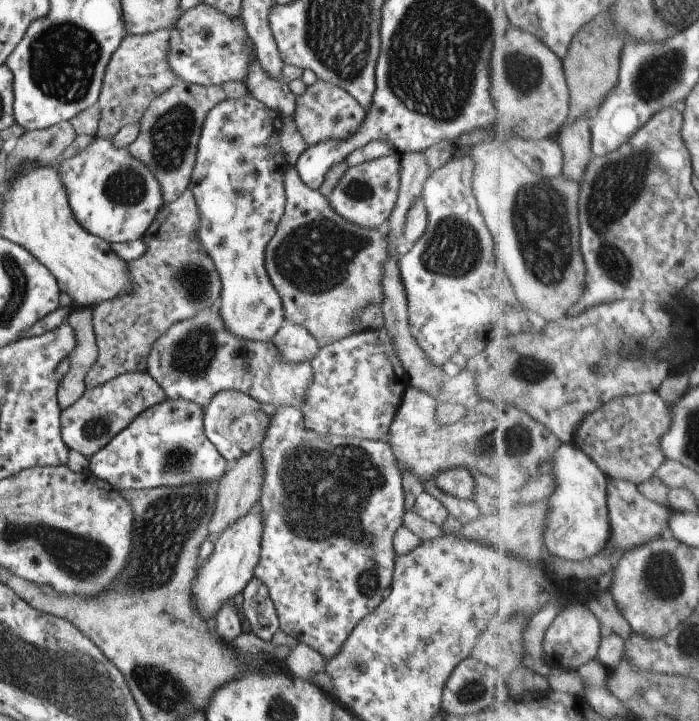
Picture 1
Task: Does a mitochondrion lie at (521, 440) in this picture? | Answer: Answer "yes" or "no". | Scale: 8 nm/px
yes

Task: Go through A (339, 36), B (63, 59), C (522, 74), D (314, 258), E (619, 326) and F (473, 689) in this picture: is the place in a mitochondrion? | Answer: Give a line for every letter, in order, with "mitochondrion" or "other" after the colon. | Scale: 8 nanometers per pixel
A: mitochondrion
B: mitochondrion
C: mitochondrion
D: mitochondrion
E: mitochondrion
F: mitochondrion

